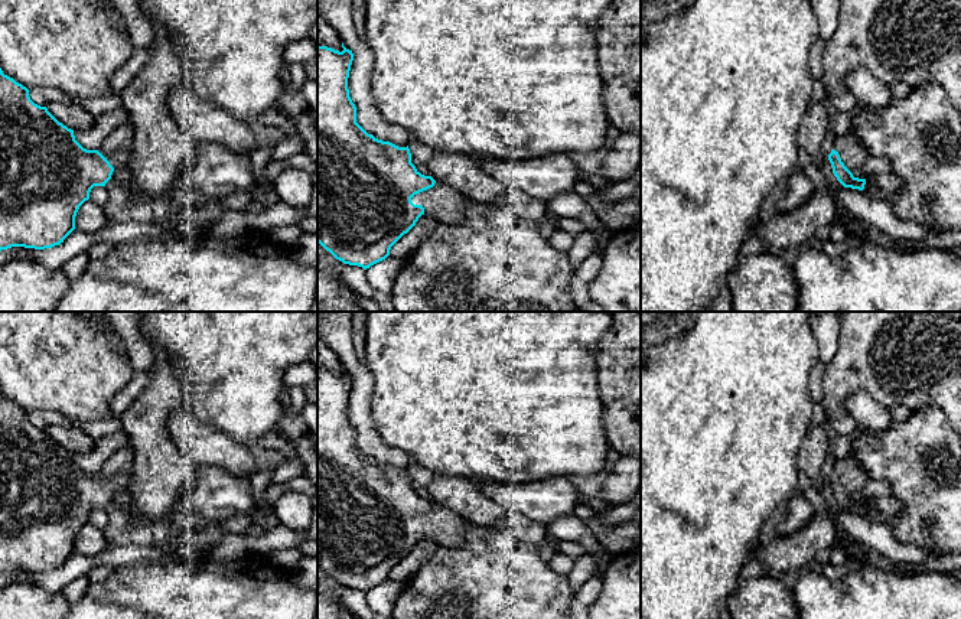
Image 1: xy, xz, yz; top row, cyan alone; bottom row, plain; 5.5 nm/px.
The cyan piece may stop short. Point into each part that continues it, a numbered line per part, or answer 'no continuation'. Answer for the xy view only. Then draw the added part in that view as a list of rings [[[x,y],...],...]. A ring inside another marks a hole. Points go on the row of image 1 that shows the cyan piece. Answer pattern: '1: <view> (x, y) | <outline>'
1: xy (116, 147) | [[[123,123],[102,140],[98,152],[110,162],[114,169],[123,167],[131,157],[133,127]]]

